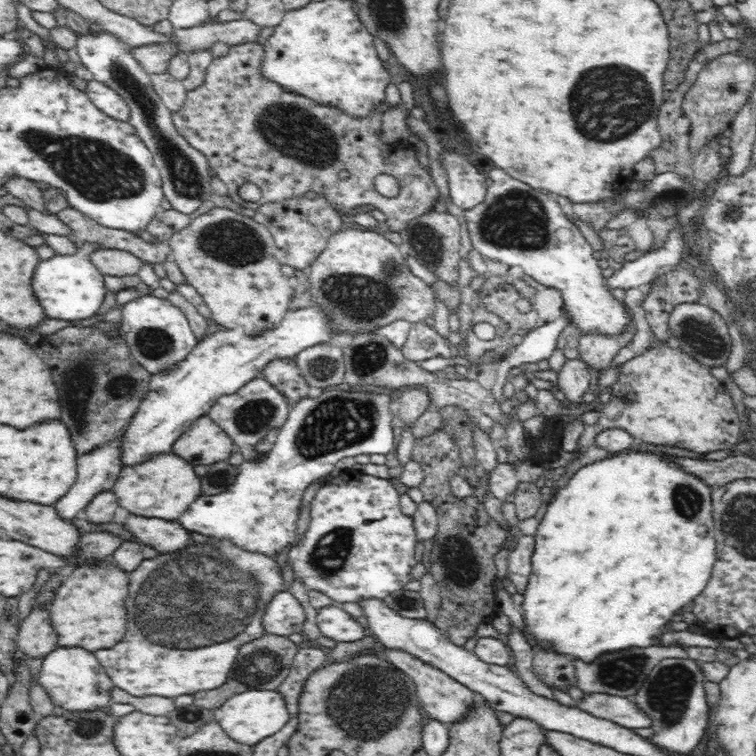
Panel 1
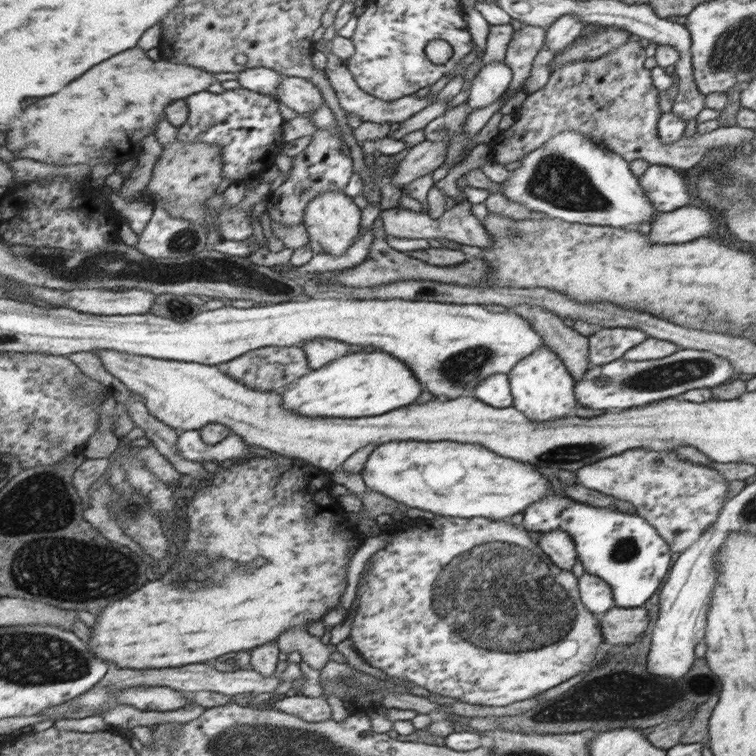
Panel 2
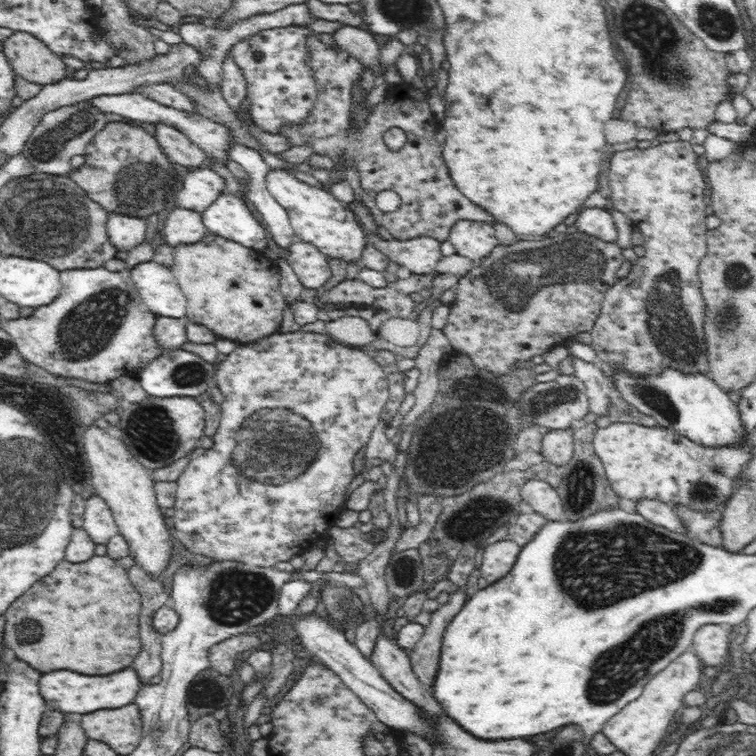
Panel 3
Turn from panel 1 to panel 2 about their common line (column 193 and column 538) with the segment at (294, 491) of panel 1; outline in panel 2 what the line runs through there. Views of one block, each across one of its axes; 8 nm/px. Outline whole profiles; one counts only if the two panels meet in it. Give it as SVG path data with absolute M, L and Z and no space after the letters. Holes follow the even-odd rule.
M554 494L548 495L543 501L531 505L522 512L521 524L523 528L535 532L545 533L547 531L565 531L574 544L577 559L581 562L585 573L598 576L601 580L610 585L611 592L614 594L615 608L641 607L651 596L659 582L665 578L669 570L670 546L666 540L655 532L653 526L649 526L644 518L636 513L623 513L615 508L595 508L582 503L577 503L569 498L561 498Z

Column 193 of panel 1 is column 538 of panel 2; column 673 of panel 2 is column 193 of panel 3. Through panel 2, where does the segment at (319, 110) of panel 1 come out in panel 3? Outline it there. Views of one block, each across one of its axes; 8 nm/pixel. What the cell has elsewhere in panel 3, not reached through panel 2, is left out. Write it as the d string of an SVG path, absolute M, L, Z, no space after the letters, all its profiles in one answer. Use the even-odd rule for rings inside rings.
M155 124L155 139L163 154L180 168L200 168L207 165L207 156L198 143L170 125Z

